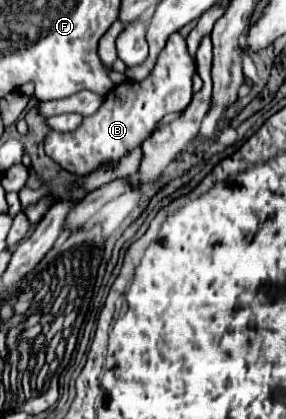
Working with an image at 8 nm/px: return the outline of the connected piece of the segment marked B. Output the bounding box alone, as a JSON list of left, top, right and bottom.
[46,32,194,174]

